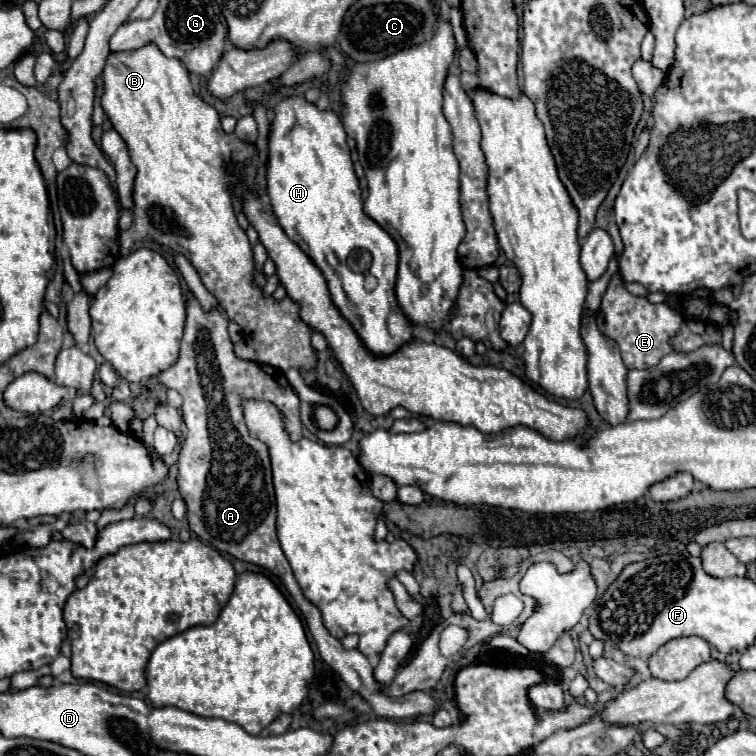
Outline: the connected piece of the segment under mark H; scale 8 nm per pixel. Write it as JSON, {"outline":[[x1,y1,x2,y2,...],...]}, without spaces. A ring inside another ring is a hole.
{"outline":[[300,95,286,97,274,105,274,119,268,135,266,193,280,227,322,269,332,301,352,323,362,343,376,355,390,355,400,349,400,345,410,341,412,325,400,311,394,295,398,247,396,241,362,211,360,185,350,159,346,131,334,111,320,111,314,103,308,103],[368,273,378,279,378,287,374,291,364,289,364,279]]}

